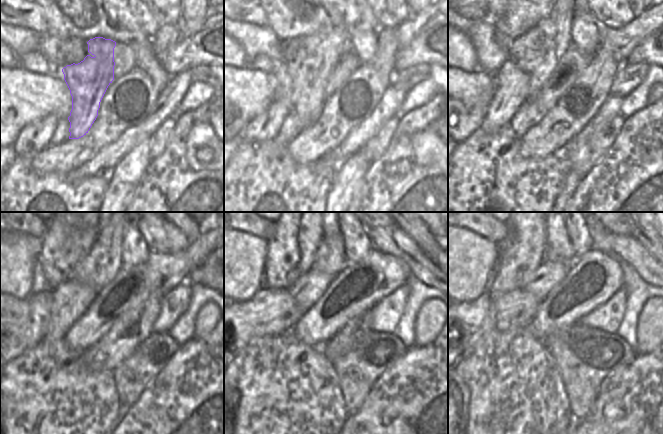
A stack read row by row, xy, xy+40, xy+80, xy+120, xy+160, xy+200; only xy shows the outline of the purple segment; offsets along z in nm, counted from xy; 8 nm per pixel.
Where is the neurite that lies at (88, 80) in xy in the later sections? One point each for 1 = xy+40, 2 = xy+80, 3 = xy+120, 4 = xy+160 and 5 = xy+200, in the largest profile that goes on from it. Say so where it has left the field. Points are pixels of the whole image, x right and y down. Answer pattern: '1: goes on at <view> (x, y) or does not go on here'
1: goes on at xy+40 (309, 79)
2: goes on at xy+80 (554, 30)
3: goes on at xy+120 (106, 253)
4: goes on at xy+160 (330, 257)
5: goes on at xy+200 (549, 255)

